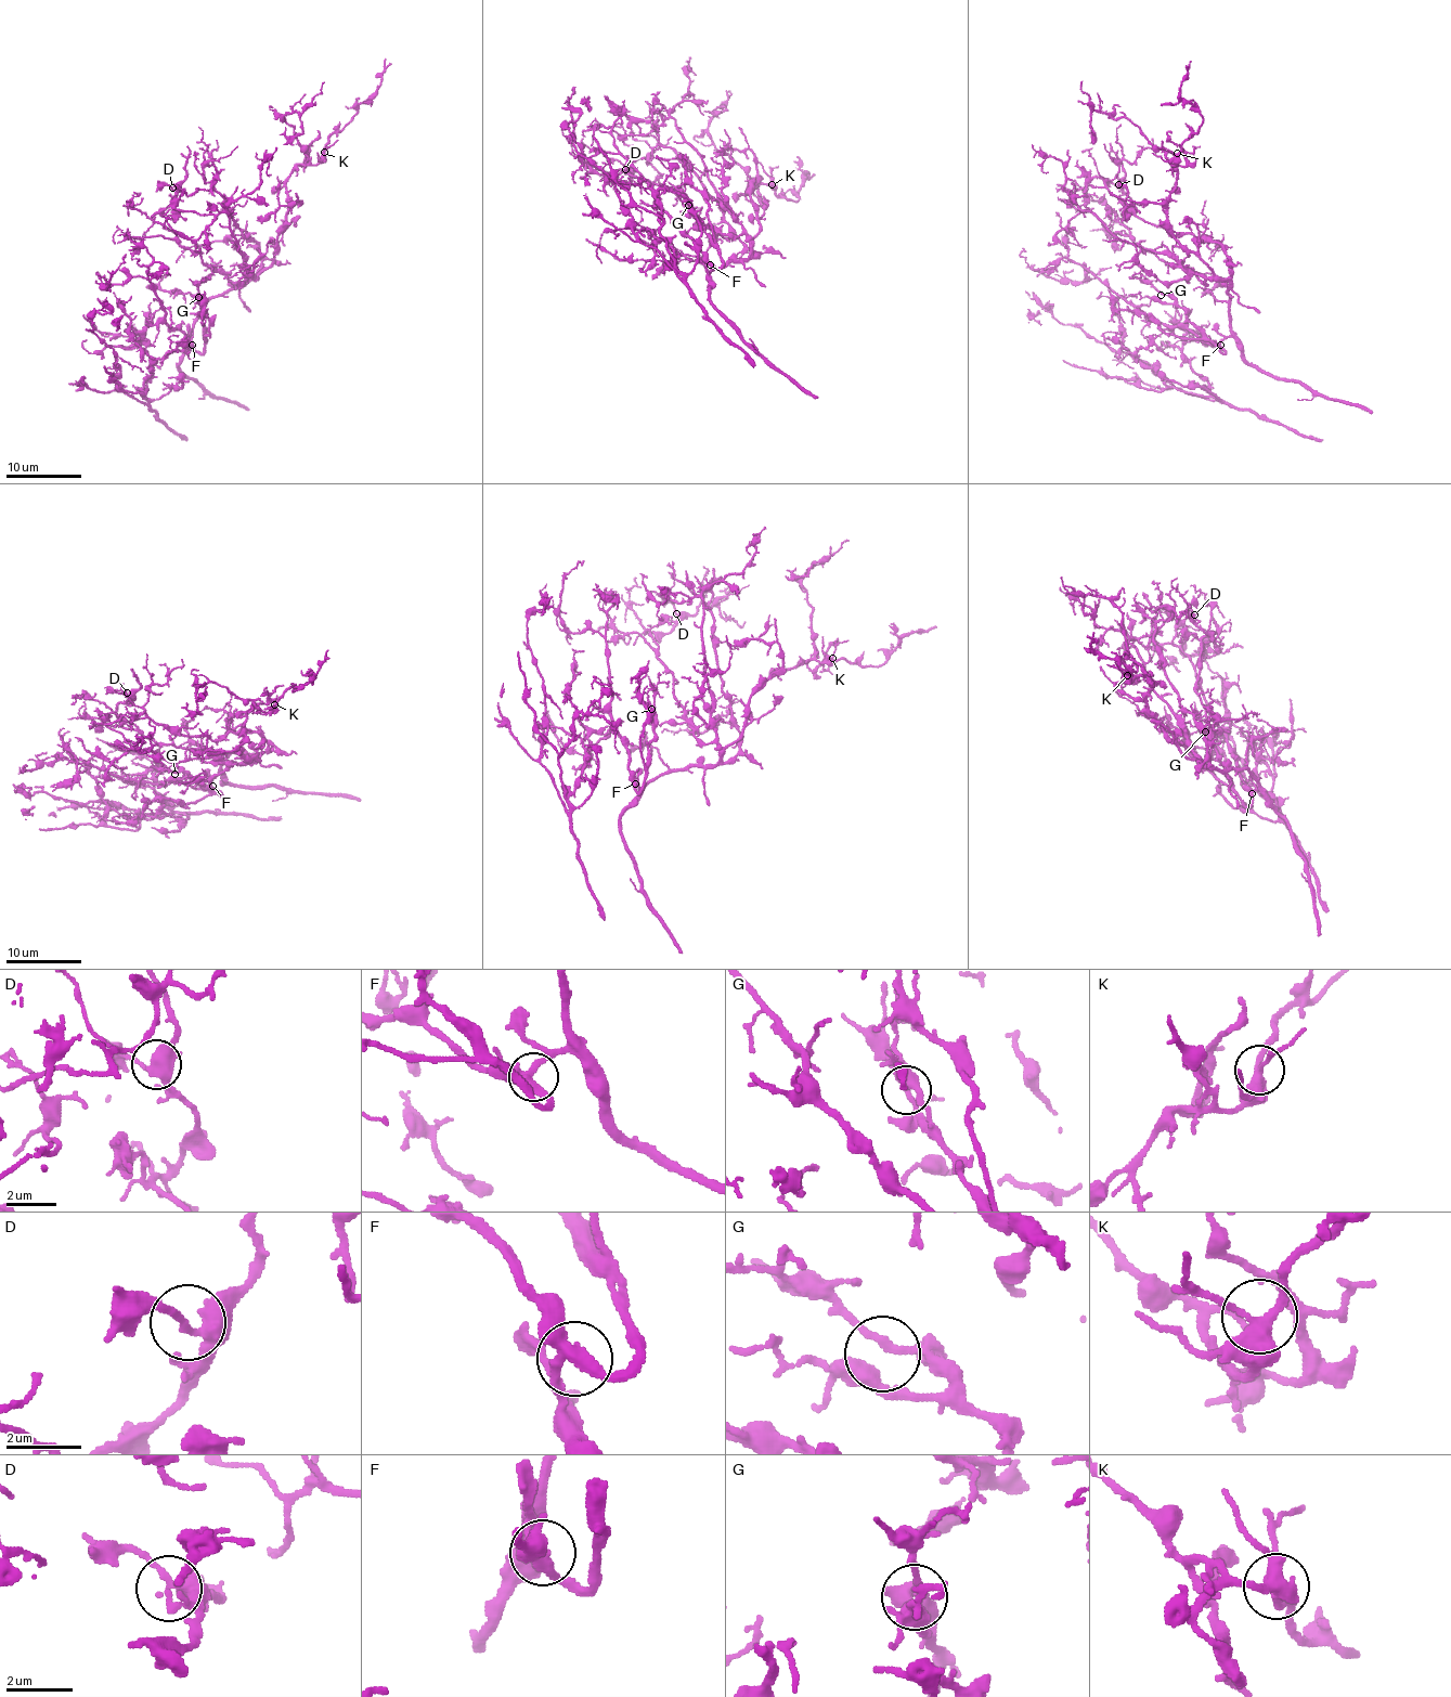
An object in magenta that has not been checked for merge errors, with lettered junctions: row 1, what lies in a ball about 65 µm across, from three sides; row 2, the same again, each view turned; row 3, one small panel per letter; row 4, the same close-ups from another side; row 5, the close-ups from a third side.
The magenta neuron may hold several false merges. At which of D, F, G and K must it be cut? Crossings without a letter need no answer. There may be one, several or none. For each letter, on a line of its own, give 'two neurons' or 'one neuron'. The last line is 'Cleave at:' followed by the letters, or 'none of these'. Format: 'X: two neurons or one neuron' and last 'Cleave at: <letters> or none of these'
D: one neuron
F: one neuron
G: one neuron
K: one neuron
Cleave at: none of these

